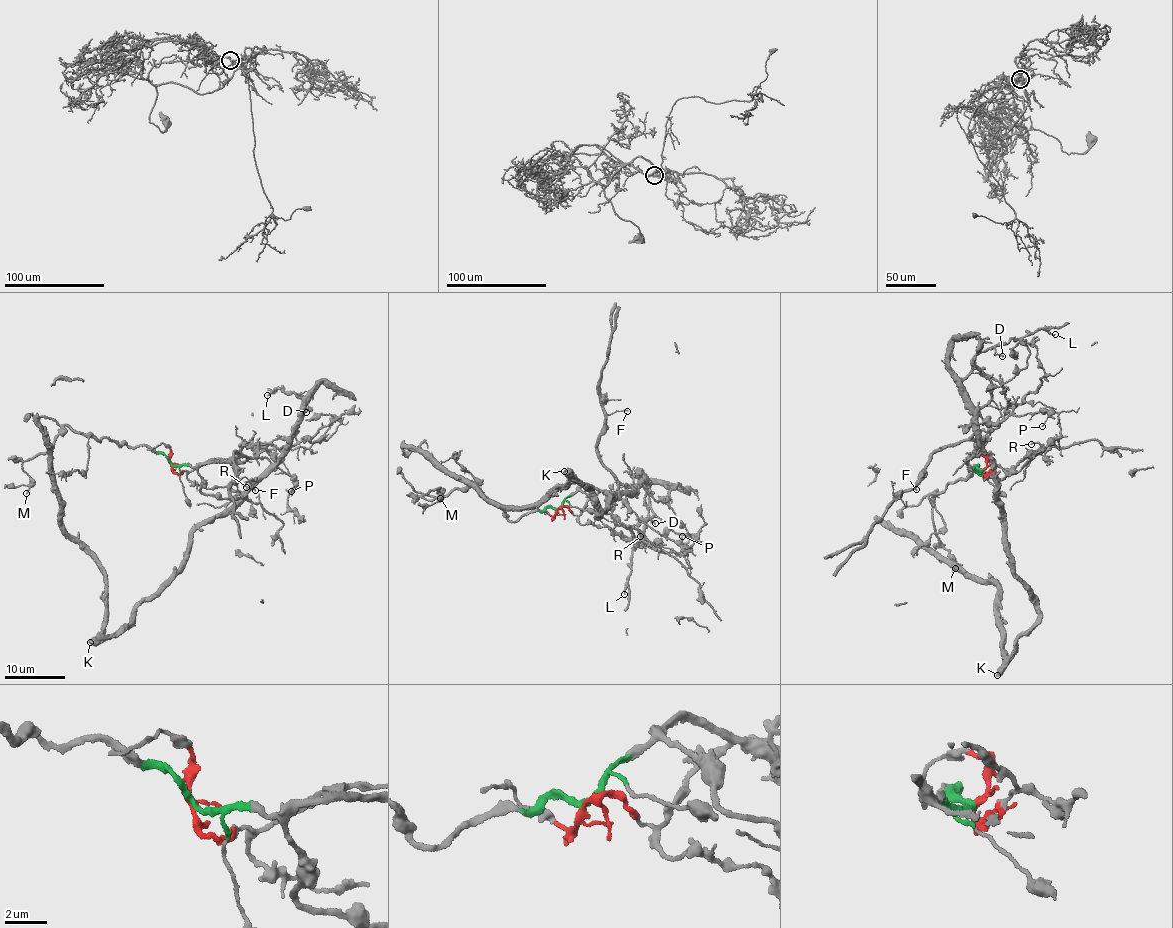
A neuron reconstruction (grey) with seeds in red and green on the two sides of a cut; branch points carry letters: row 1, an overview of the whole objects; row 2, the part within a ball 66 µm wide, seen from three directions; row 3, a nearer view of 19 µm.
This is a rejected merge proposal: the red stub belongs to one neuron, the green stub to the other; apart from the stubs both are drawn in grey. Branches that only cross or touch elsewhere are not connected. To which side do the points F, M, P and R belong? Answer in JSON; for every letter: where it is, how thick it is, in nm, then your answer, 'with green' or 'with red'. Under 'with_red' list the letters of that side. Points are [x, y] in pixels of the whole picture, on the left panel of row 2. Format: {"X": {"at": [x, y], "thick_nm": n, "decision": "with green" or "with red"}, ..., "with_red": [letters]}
{"F": {"at": [255, 490], "thick_nm": 110, "decision": "with green"}, "M": {"at": [26, 493], "thick_nm": 130, "decision": "with green"}, "P": {"at": [291, 491], "thick_nm": 100, "decision": "with green"}, "R": {"at": [246, 487], "thick_nm": 140, "decision": "with red"}, "with_red": ["R"]}

